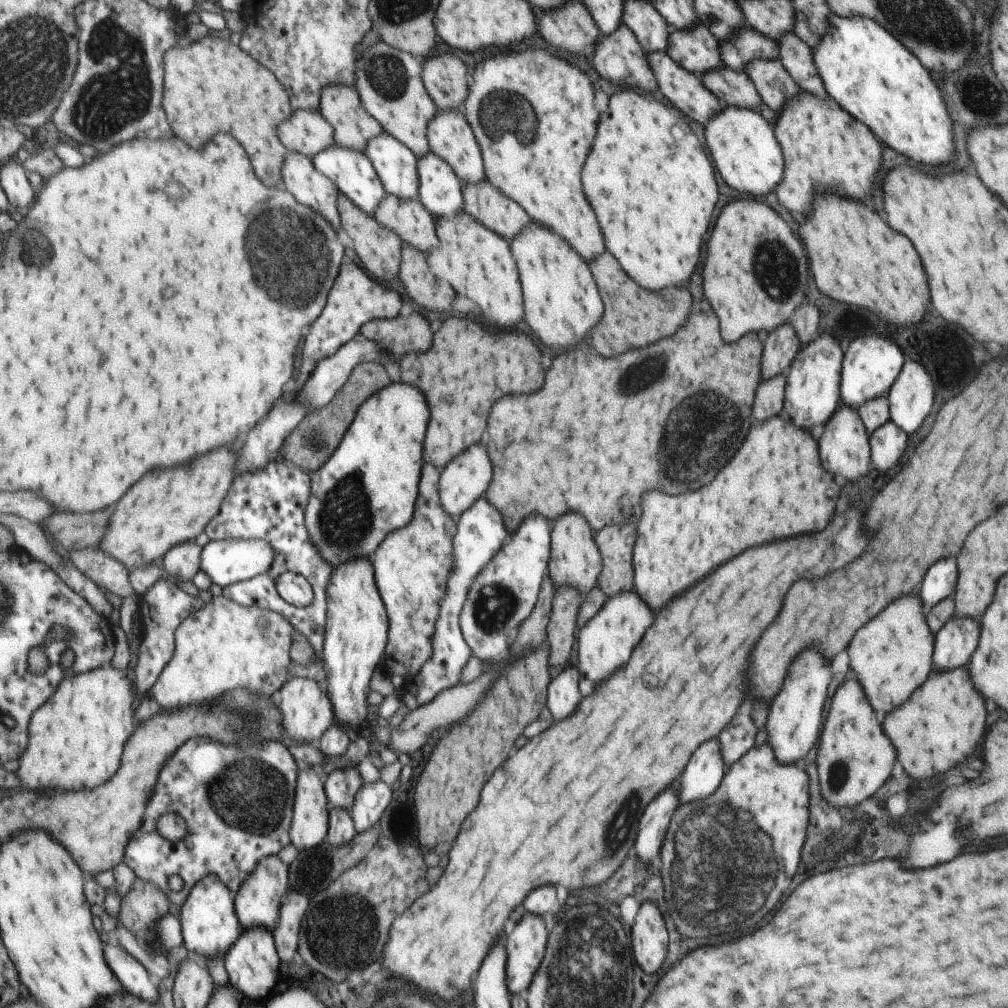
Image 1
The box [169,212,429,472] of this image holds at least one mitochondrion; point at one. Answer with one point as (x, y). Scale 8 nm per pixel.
(316, 439)

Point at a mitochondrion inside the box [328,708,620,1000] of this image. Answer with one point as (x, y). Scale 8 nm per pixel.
(403, 823)

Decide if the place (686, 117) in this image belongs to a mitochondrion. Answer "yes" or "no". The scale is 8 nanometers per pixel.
no

